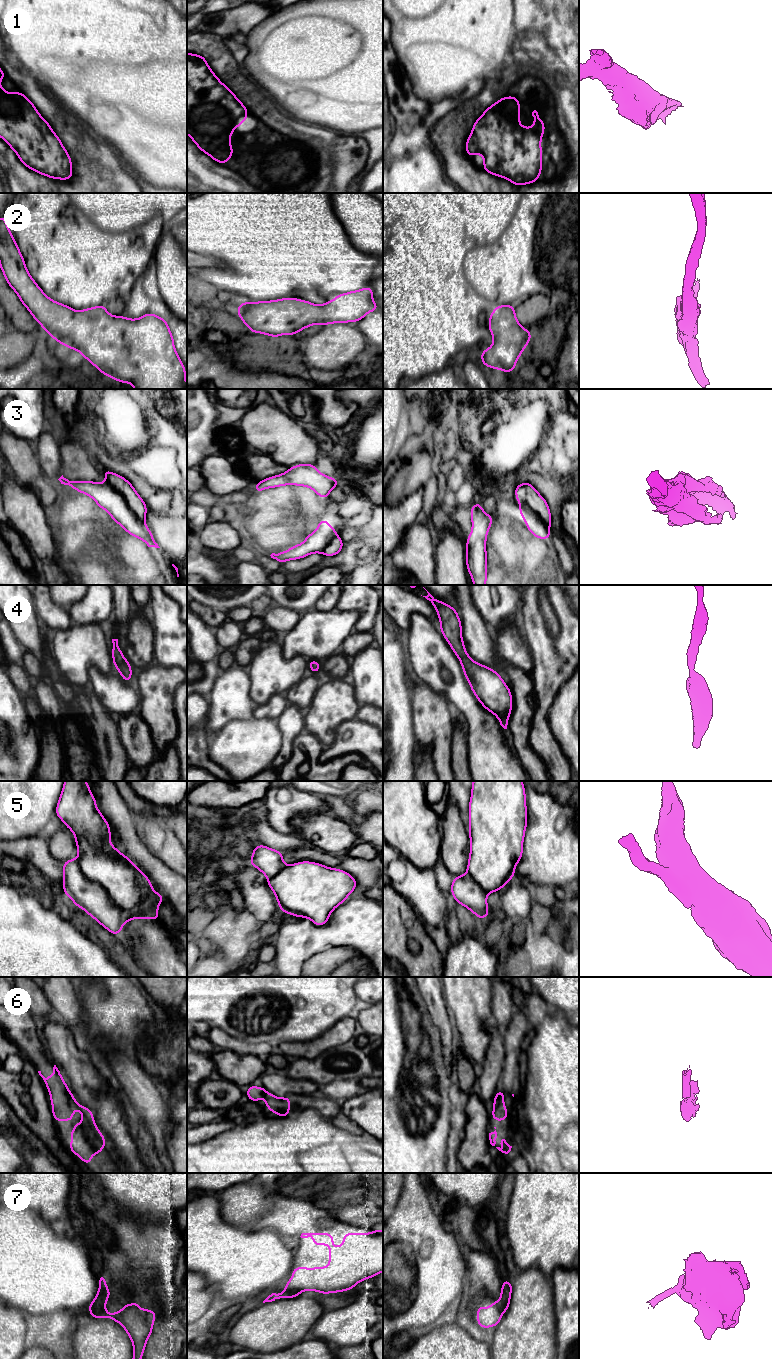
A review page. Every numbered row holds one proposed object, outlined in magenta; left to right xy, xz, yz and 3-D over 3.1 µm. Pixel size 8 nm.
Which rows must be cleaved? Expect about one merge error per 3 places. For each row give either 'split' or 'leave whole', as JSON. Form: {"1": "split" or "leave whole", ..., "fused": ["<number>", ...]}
{"1": "leave whole", "2": "leave whole", "3": "split", "4": "leave whole", "5": "split", "6": "leave whole", "7": "split", "fused": ["3", "5", "7"]}

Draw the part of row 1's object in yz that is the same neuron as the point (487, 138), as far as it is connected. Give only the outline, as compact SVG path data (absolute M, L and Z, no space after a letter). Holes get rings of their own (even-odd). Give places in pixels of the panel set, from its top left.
M515 96L500 98L490 105L473 124L465 146L466 153L472 158L476 154L484 157L482 168L495 176L506 178L512 184L522 186L535 183L541 176L542 148L541 139L545 132L545 124L534 110L533 127L520 125L520 101Z

